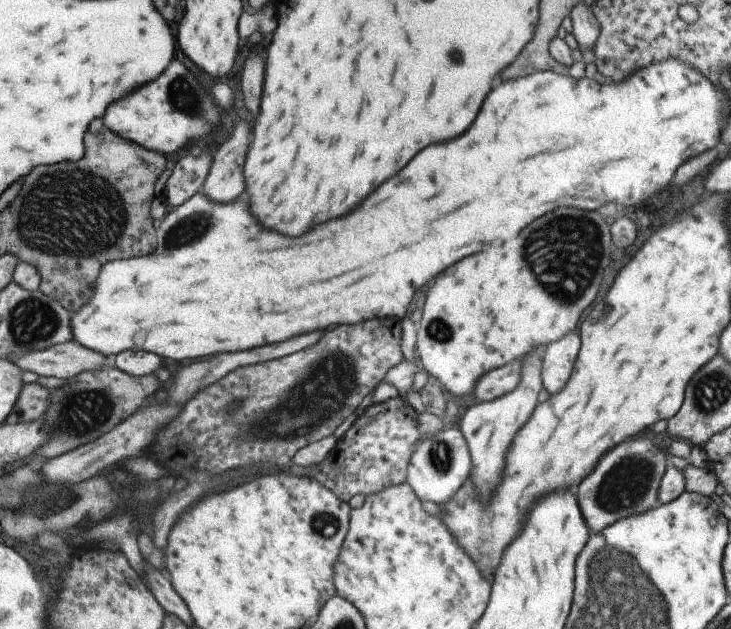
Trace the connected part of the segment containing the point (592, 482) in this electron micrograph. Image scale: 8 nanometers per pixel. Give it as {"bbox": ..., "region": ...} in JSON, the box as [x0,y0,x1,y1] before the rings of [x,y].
{"bbox":[577,436,667,533],"region":[[[639,436],[629,437],[607,450],[589,472],[589,478],[585,476],[577,486],[579,508],[583,510],[585,506],[587,528],[596,533],[621,518],[641,514],[659,504],[657,488],[667,465],[667,455]]]}

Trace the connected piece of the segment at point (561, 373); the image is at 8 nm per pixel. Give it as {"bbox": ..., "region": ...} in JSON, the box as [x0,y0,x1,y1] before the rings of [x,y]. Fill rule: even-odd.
{"bbox":[540,332,579,395],"region":[[[570,332],[544,347],[540,378],[542,388],[550,395],[558,394],[563,384],[567,382],[573,362],[579,352],[579,342],[579,335]]]}

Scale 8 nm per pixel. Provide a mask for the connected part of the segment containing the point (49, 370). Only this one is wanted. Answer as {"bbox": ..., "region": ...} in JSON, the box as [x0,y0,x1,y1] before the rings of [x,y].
{"bbox":[10,340,110,380],"region":[[[73,340],[49,346],[39,352],[13,356],[10,361],[22,372],[29,370],[39,376],[55,376],[63,380],[73,378],[81,372],[97,372],[110,363],[110,359],[103,354],[89,350]]]}

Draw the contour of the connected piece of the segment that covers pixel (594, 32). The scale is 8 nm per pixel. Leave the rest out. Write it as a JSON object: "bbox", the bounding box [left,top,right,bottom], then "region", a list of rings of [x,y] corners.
{"bbox":[569,2,599,50],"region":[[[583,2],[575,4],[569,12],[569,18],[572,22],[572,35],[578,44],[578,49],[592,50],[595,46],[595,40],[599,38],[599,24],[588,6]]]}

